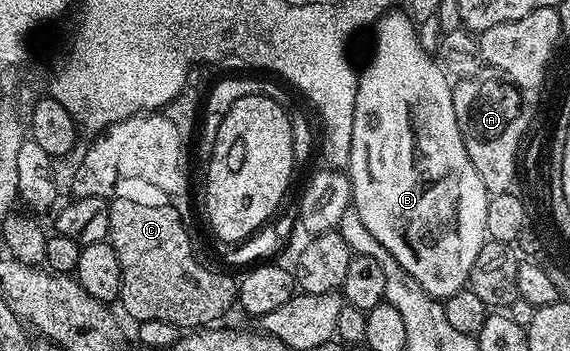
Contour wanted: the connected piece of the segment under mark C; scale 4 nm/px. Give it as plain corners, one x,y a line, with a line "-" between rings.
118,196
110,202
108,224
110,233
108,241
116,252
116,260
120,260
120,276
122,277
122,292
120,306
126,309
126,314
134,318
135,323
144,320
164,320
179,328
206,328
217,318
222,318
238,301
238,282
218,270
209,270
200,259
194,255
194,246
190,243
190,234
186,231
187,219
176,212
168,204
153,206
150,202
133,202
130,198

